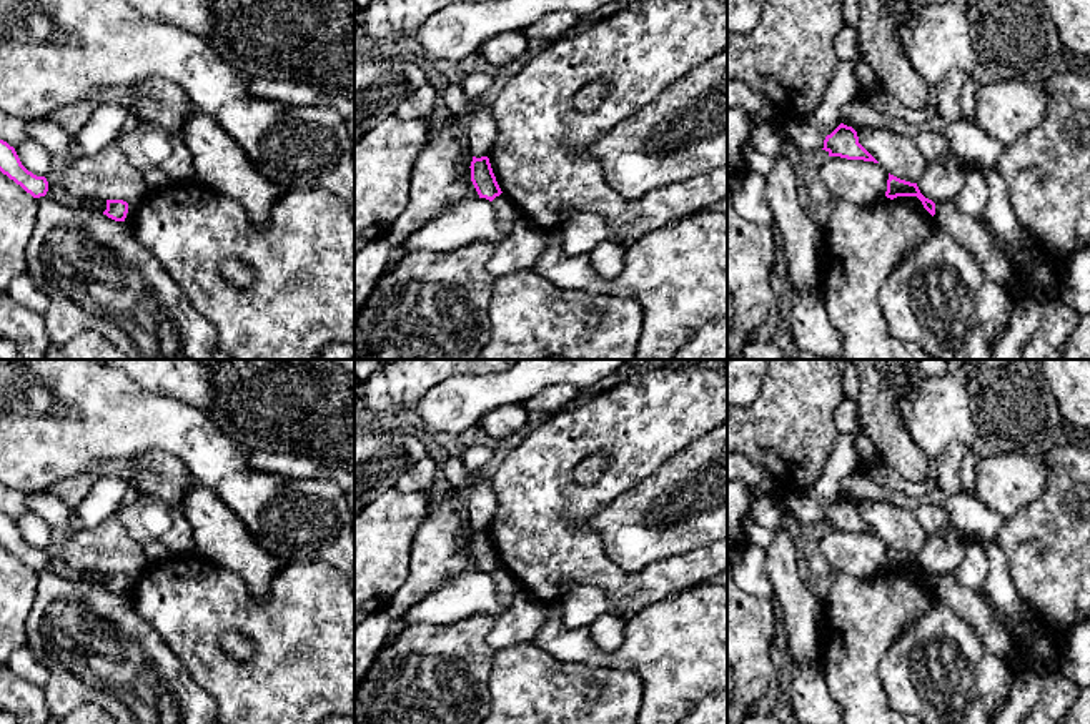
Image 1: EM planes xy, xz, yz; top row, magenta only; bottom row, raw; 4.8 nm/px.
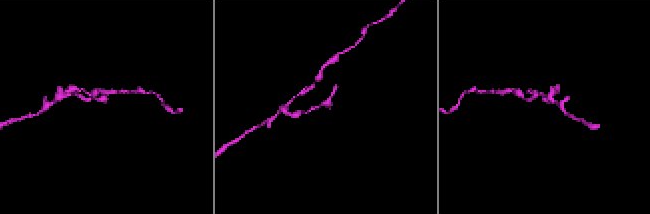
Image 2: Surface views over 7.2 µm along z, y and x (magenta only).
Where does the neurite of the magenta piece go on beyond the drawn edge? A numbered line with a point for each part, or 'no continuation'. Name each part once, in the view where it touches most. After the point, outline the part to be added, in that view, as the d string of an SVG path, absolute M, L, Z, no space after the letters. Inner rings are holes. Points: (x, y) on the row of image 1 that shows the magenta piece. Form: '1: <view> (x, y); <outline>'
no continuation

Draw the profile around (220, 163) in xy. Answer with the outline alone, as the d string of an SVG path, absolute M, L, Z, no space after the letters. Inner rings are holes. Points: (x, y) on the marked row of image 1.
M191 112L181 128L191 155L195 178L240 203L251 225L265 230L275 203L286 193L265 178L245 155L243 148L203 112Z

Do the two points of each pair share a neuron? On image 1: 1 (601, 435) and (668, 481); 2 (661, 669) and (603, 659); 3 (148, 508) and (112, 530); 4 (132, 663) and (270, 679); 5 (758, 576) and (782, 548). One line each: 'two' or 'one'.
1: two
2: one
3: two
4: two
5: two

